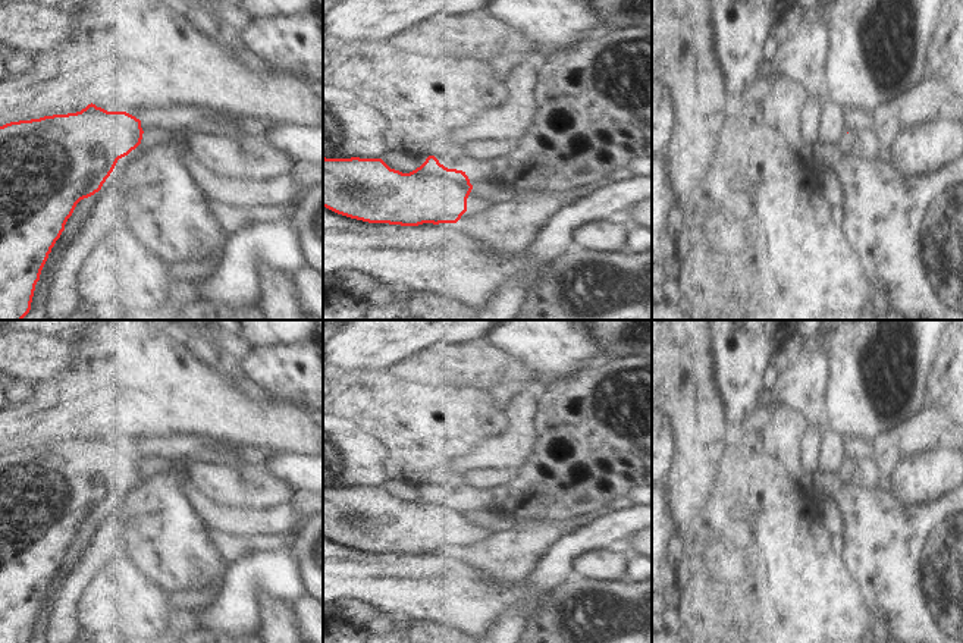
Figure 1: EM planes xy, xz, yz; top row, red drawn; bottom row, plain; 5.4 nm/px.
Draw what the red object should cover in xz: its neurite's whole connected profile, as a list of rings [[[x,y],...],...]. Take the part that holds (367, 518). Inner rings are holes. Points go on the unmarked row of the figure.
[[[435,484],[410,502],[390,498],[382,487],[326,487],[323,486],[323,536],[368,552],[418,555],[423,552],[457,552],[465,540],[490,542],[496,527],[470,512],[462,499],[448,498]]]

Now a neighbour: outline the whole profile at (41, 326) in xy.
[[[7,320],[0,324],[0,335],[10,330],[38,332],[50,336],[62,333],[62,327],[53,326],[48,320]]]

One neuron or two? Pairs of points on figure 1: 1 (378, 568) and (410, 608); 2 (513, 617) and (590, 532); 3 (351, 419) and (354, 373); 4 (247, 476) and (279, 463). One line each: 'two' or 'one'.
1: one
2: one
3: two
4: two

